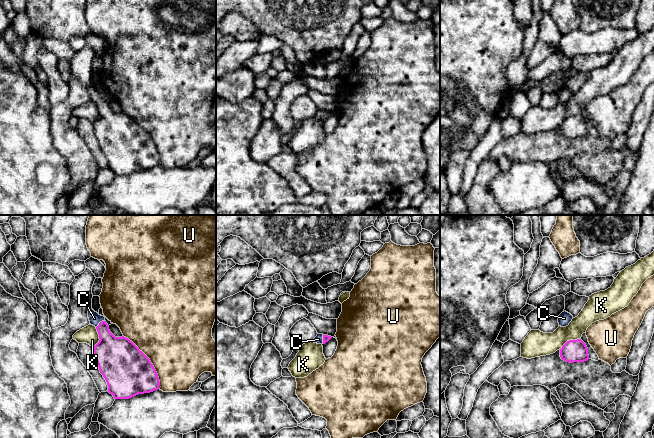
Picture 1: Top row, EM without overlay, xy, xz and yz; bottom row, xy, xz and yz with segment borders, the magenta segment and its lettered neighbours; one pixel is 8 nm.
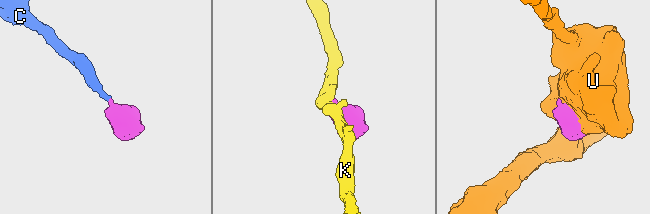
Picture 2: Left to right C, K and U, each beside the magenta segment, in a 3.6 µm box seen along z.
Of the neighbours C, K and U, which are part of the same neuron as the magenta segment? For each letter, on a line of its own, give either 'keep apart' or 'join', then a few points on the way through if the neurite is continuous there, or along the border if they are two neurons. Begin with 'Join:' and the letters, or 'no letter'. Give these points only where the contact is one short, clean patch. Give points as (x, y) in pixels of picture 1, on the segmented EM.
Join: C
C: join; runs through xy (110, 352), (107, 338), (99, 323), (94, 318)
K: keep apart
U: keep apart

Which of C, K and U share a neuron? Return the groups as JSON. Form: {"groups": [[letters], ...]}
{"groups": [["C"], ["K"], ["U"]]}

